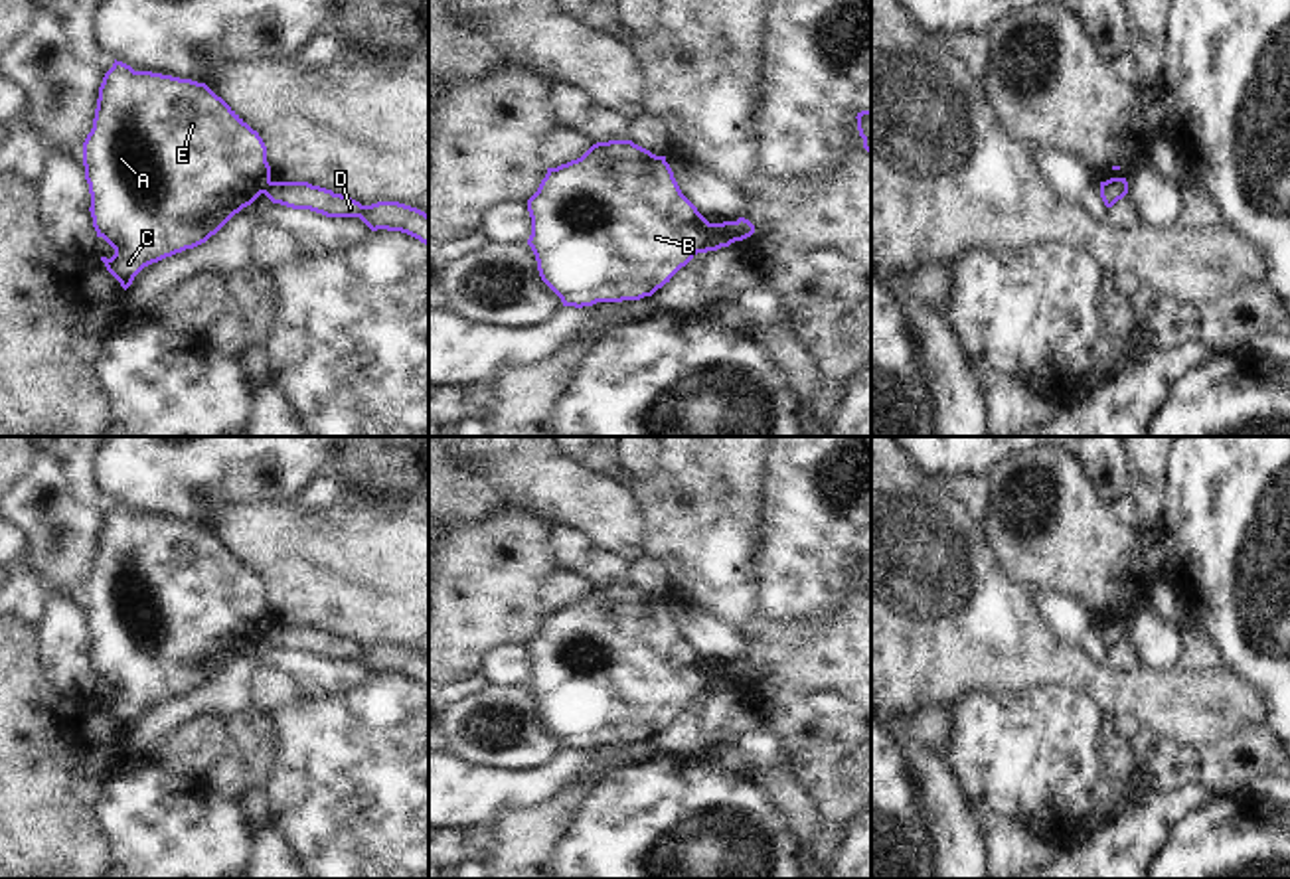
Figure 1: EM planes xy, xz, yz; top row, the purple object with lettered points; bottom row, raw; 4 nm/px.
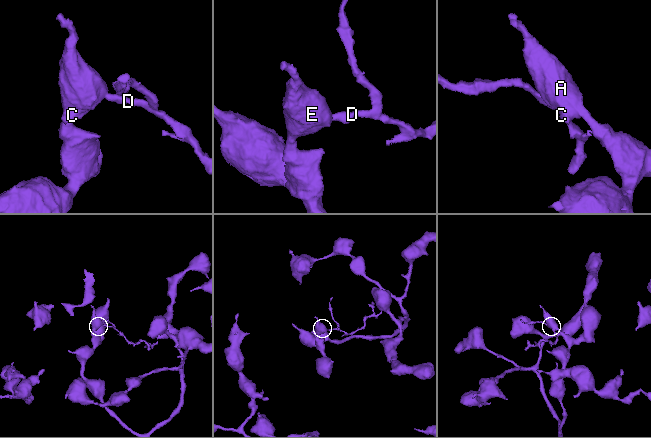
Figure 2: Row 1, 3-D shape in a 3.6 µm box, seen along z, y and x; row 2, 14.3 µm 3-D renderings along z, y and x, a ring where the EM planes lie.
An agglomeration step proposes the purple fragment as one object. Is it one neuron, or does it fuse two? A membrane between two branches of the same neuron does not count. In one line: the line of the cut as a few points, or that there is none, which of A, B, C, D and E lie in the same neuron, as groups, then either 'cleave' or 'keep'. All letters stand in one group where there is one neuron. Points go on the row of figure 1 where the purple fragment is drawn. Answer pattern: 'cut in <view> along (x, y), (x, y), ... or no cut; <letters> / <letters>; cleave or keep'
cut in xz along (712, 224), (706, 236), (706, 249); A B C E / D; cleave

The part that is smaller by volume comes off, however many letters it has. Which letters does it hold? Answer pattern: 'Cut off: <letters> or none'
Cut off: D

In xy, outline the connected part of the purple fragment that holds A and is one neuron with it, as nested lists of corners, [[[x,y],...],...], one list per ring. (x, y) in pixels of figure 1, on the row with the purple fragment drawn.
[[[117,59],[99,87],[93,128],[83,142],[83,166],[93,227],[115,249],[111,259],[101,261],[124,290],[144,267],[205,243],[271,184],[263,138],[205,83],[134,71]]]

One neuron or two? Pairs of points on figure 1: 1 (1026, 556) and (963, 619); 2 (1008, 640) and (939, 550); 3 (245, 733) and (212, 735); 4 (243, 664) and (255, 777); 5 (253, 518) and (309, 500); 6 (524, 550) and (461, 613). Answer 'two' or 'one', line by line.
1: two
2: one
3: two
4: two
5: two
6: one

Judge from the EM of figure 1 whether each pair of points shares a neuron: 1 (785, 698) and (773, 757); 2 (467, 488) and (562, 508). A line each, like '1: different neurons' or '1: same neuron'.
1: different neurons
2: same neuron

